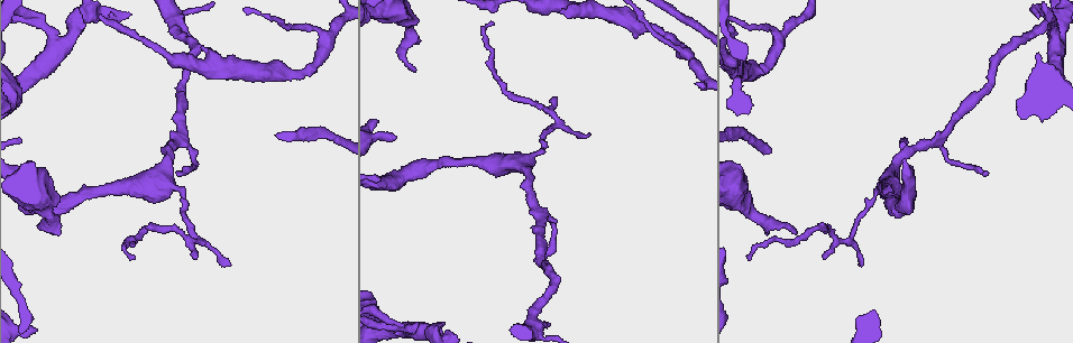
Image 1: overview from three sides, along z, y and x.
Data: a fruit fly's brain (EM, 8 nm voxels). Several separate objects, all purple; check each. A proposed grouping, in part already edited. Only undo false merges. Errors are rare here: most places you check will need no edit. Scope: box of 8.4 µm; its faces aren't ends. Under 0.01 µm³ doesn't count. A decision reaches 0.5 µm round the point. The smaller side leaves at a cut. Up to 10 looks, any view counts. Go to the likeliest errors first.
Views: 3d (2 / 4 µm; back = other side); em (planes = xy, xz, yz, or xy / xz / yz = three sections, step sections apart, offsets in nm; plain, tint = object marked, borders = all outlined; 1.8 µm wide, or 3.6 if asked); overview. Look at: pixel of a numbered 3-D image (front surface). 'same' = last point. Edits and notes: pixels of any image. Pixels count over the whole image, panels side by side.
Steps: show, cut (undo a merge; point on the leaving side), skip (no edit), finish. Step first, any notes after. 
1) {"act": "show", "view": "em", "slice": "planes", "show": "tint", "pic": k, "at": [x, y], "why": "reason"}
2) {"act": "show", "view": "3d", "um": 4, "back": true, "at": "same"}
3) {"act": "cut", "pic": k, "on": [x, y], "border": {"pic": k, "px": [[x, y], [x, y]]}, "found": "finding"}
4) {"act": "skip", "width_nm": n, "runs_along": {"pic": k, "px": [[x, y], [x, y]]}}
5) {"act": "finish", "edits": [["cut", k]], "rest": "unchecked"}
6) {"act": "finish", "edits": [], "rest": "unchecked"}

{"act": "show", "view": "em", "slice": "planes", "show": "tint", "pic": 1, "at": [851, 238], "why": "a fork"}

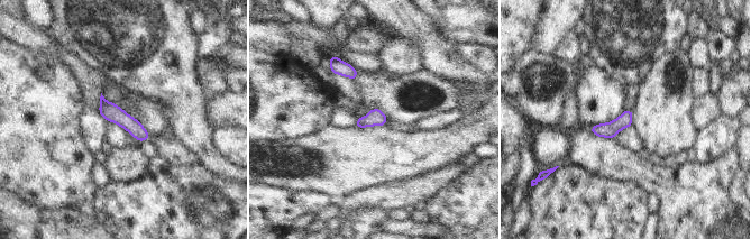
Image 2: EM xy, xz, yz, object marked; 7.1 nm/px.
{"act": "skip", "width_nm": 110, "runs_along": {"pic": 2, "px": [[102, 101], [116, 115], [146, 136]]}, "found": "one cell here"}

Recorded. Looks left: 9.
{"act": "show", "view": "3d", "um": 2, "pic": 1, "at": [779, 40]}

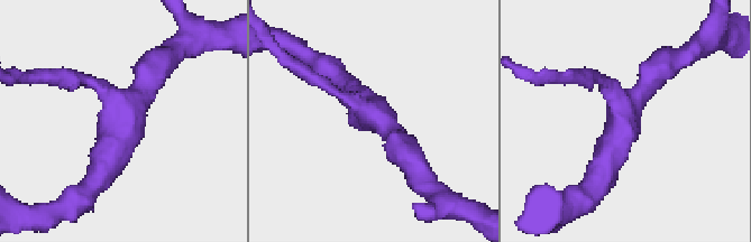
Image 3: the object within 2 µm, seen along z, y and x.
{"act": "show", "view": "em", "slice": "xz", "step": 4, "show": "tint", "pic": 3, "at": [624, 113], "arms": 3, "why": "now the EM"}

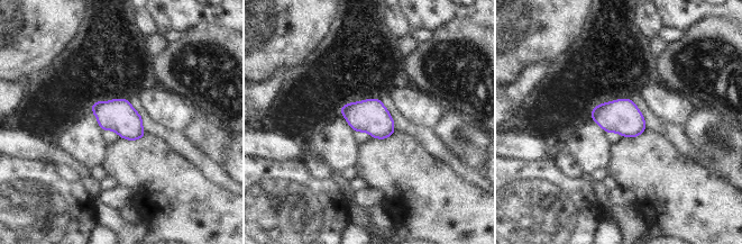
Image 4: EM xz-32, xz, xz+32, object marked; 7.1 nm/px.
{"act": "skip", "width_nm": 240, "found": "continuous, no second cell"}

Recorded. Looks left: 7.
{"act": "show", "view": "em", "slice": "xz", "step": 4, "show": "tint", "pic": 1, "at": [539, 213], "why": "three-way junction"}

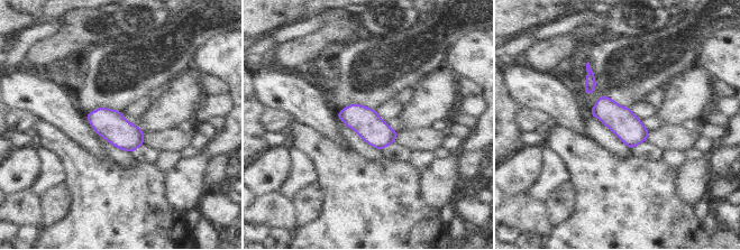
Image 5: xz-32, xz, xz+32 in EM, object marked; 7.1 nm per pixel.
{"act": "show", "view": "em", "slice": "xy", "step": 4, "show": "tint", "at": "same"}

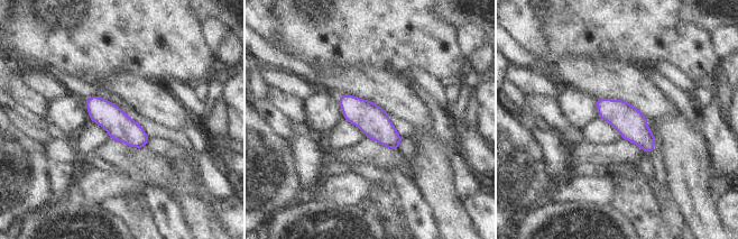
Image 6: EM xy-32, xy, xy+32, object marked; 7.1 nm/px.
{"act": "skip", "runs_along": {"pic": 6, "px": [[89, 102], [143, 144]]}, "found": "one cell here"}

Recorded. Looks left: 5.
{"act": "show", "view": "3d", "um": 4, "pic": 1, "at": [535, 330], "why": "abrupt turn"}

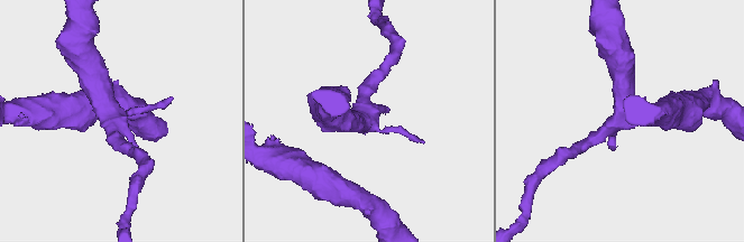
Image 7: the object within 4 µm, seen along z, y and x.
{"act": "show", "view": "em", "um": 3.6, "slice": "planes", "show": "plain", "pic": 7, "at": [368, 123]}

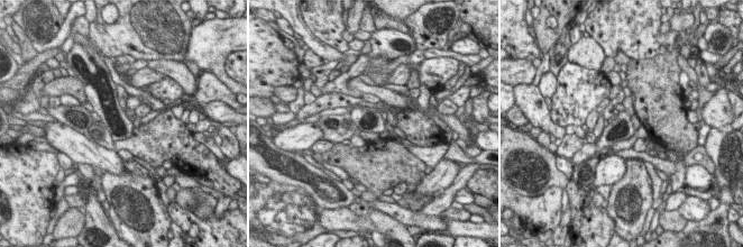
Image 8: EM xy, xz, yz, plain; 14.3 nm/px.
{"act": "show", "view": "em", "um": 3.6, "slice": "planes", "show": "borders", "at": "same", "why": "see the neighbours"}

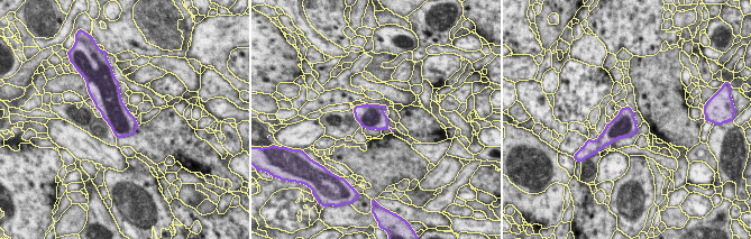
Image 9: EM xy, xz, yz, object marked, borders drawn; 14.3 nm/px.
{"act": "skip", "found": "one cell here"}

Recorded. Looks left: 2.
{"act": "finish", "edits": [], "rest": "unchecked"}

